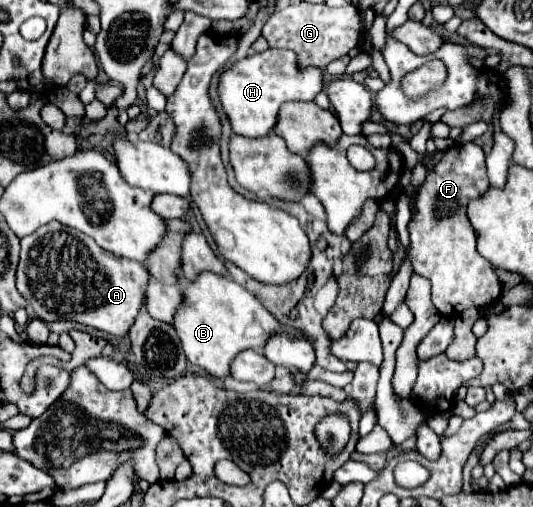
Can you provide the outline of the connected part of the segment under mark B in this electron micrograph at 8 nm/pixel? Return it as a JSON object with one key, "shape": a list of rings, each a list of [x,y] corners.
{"shape":[[[211,272],[201,274],[195,282],[187,282],[181,274],[179,278],[183,282],[185,300],[175,314],[175,330],[181,338],[183,352],[189,362],[201,366],[217,380],[225,380],[229,376],[231,362],[241,350],[263,350],[273,334],[281,332],[291,338],[311,340],[303,330],[281,324],[251,292],[247,292],[231,278],[221,278]]]}

